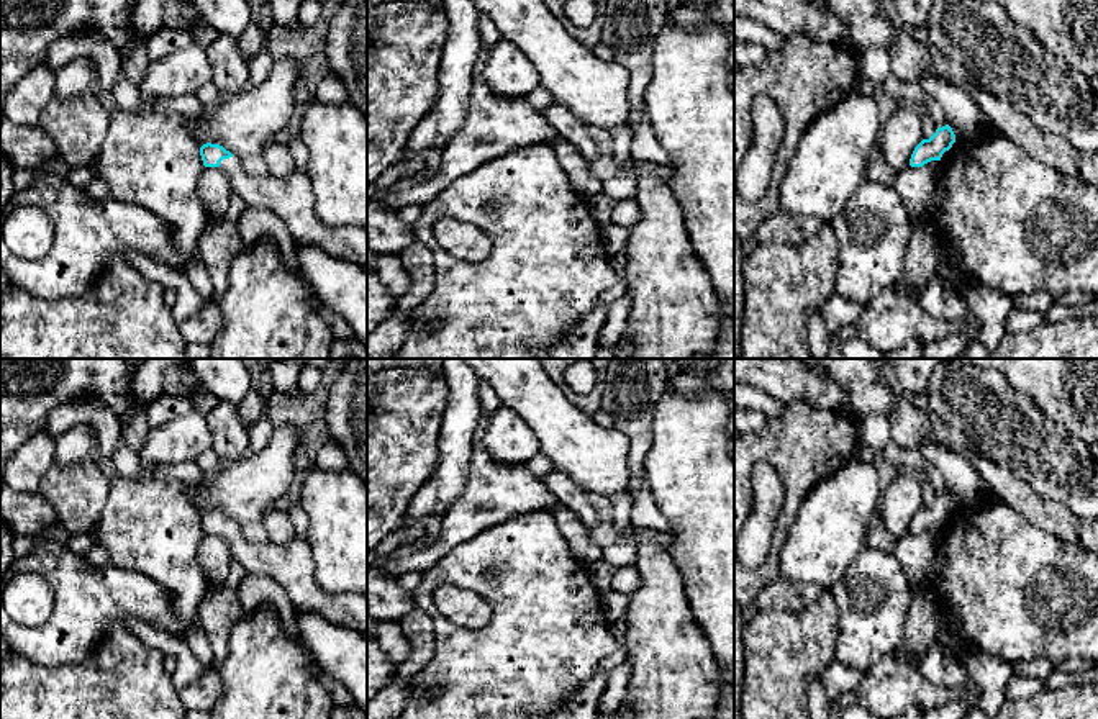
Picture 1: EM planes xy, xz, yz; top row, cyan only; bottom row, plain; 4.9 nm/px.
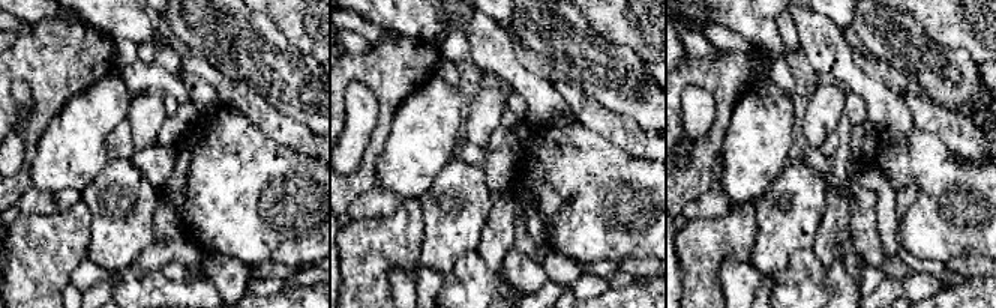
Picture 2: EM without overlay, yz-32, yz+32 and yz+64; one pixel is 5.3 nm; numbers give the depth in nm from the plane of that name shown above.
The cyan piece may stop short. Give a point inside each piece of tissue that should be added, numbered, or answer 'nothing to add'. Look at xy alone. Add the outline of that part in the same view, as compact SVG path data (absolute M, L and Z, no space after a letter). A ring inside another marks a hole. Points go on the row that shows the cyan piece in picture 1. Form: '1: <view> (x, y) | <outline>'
1: xy (290, 198) | M236 156L223 159L220 169L229 177L233 192L247 206L272 211L287 226L297 244L316 246L331 257L367 265L367 228L324 226L313 210L313 188L305 170L297 169L288 177L270 174L252 177L243 170Z

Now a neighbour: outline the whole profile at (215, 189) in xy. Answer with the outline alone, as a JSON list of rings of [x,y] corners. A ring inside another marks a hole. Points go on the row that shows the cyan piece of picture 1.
[[[205,167],[198,187],[198,197],[208,210],[210,218],[226,216],[233,185],[220,167]]]

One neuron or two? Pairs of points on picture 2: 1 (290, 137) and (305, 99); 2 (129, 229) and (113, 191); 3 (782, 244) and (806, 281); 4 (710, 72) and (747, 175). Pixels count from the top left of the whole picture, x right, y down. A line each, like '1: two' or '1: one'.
1: two
2: one
3: two
4: two

